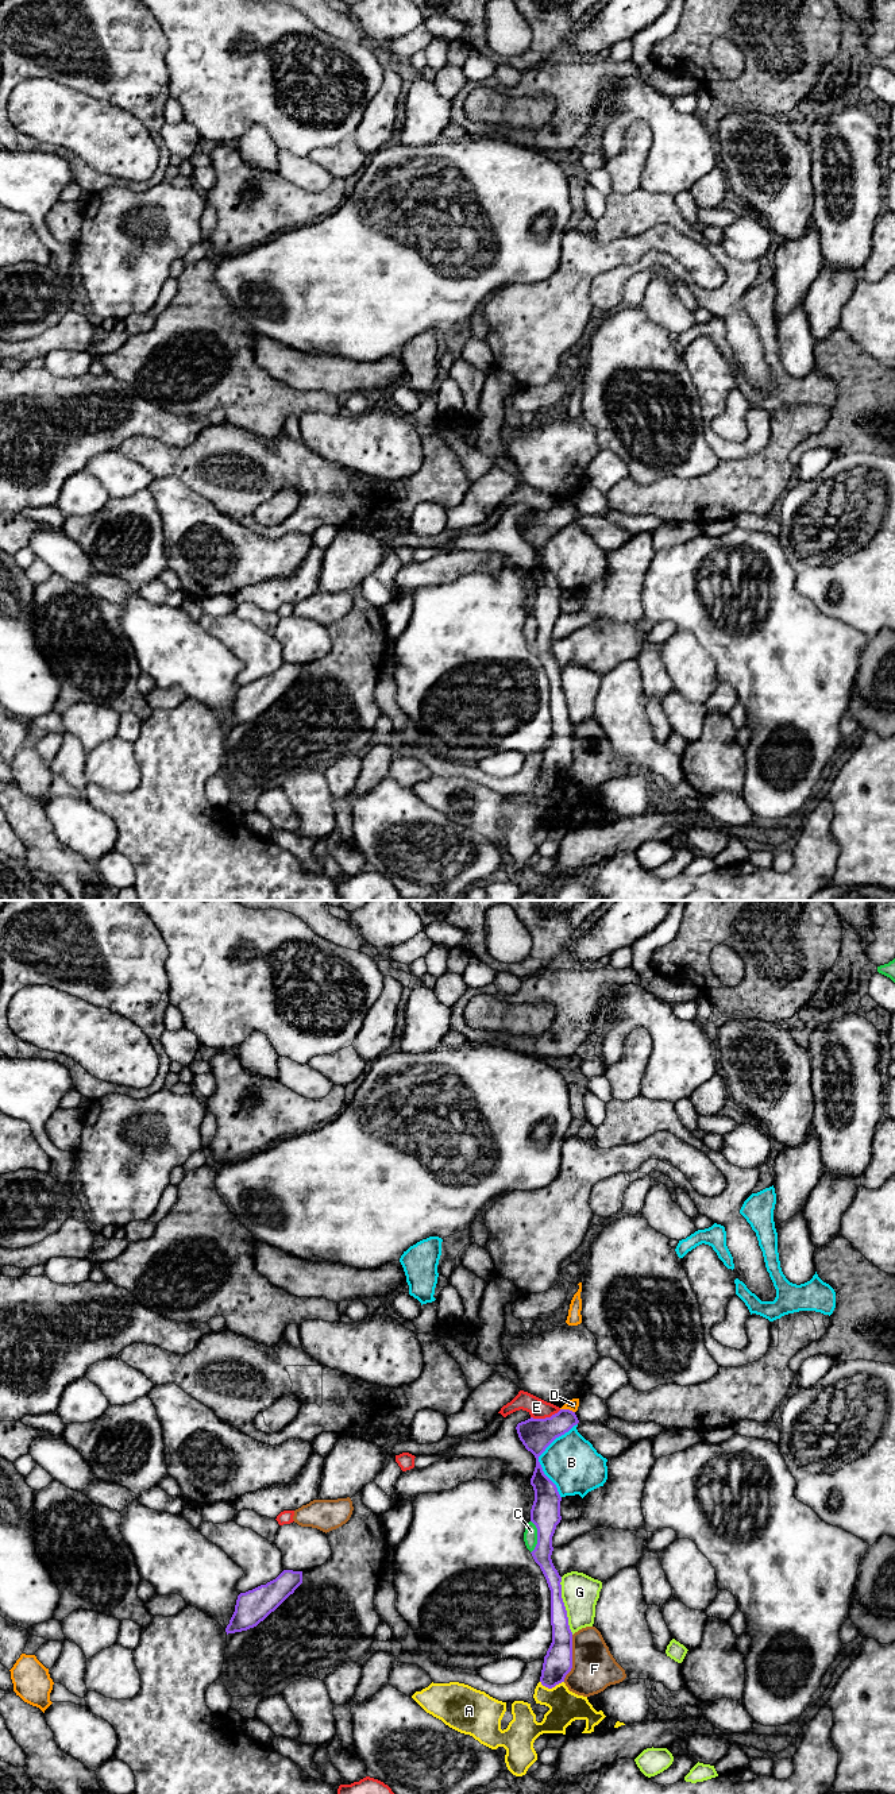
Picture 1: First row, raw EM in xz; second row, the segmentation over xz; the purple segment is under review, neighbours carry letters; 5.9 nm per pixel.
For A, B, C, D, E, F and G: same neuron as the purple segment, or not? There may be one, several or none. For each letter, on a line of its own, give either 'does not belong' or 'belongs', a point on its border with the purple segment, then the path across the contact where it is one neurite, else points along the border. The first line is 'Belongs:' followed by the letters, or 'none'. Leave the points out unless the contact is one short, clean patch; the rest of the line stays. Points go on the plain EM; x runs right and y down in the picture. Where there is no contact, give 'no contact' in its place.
Belongs: none
A: does not belong; contact xz (551, 780)
B: does not belong; contact xz (537, 551)
C: does not belong; contact xz (537, 629); border xz (531, 613), (536, 621), (536, 639), (531, 645)
D: does not belong; contact xz (567, 502)
E: does not belong; contact xz (546, 510)
F: does not belong; contact xz (571, 751)
G: does not belong; contact xz (563, 698)

